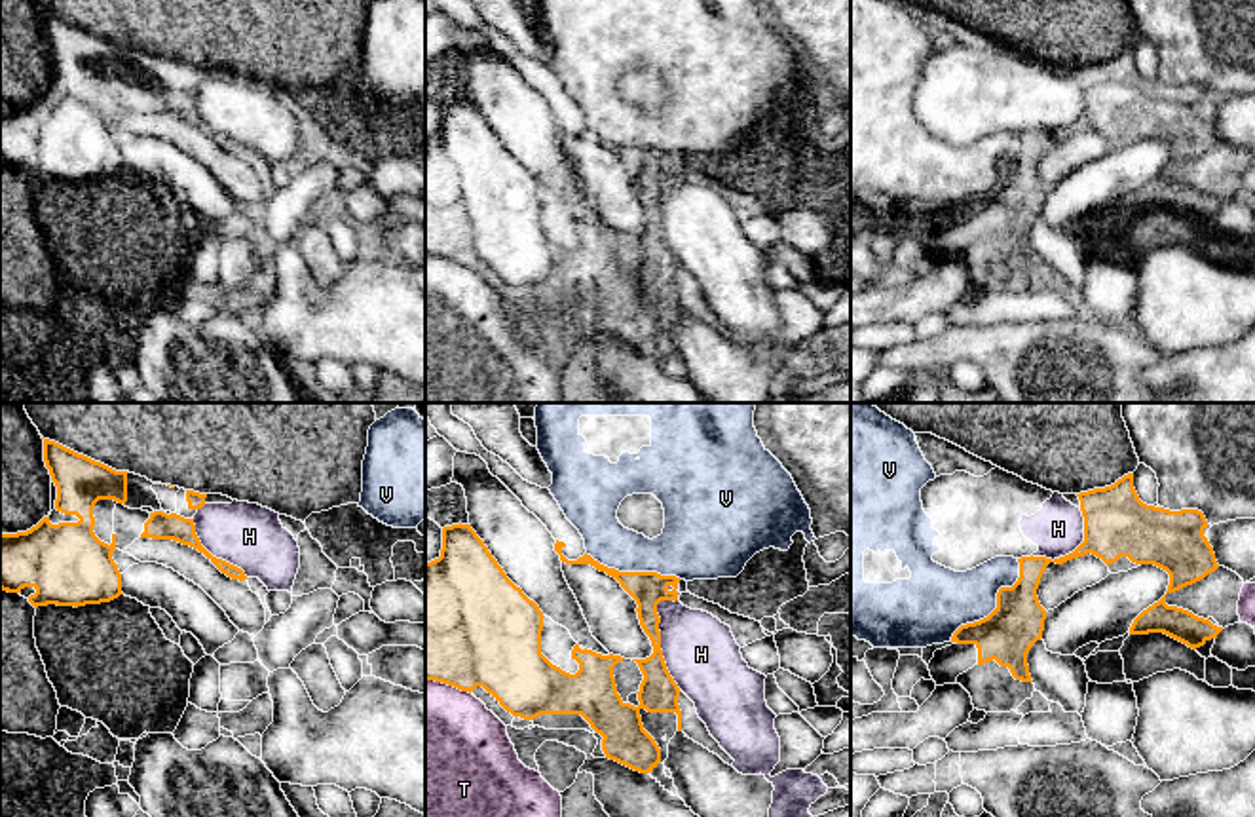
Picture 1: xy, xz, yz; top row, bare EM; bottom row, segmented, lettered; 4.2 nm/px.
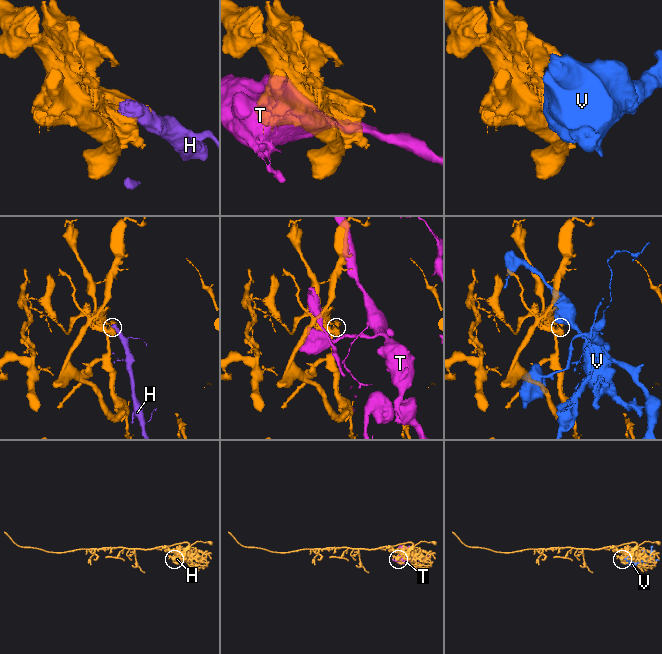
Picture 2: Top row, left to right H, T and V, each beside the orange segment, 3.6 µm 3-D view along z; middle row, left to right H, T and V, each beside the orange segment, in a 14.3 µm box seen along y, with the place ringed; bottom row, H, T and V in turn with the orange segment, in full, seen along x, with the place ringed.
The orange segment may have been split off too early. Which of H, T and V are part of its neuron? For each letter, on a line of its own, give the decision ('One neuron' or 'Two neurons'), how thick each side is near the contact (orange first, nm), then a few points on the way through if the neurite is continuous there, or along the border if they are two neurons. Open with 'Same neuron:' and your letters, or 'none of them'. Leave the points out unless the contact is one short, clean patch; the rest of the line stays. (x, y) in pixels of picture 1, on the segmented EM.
Same neuron: none of them
H: Two neurons. Thickness 150 nm (orange) against 320 nm
T: Two neurons. Thickness 500 nm (orange) against 500 nm
V: Two neurons. Thickness 220 nm (orange) against 280 nm

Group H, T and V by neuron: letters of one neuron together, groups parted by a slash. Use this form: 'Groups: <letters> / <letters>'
Groups: H / T / V

